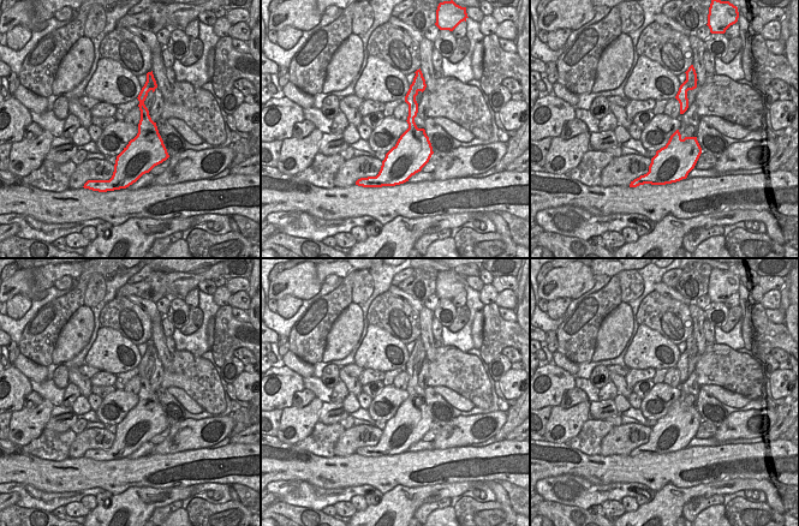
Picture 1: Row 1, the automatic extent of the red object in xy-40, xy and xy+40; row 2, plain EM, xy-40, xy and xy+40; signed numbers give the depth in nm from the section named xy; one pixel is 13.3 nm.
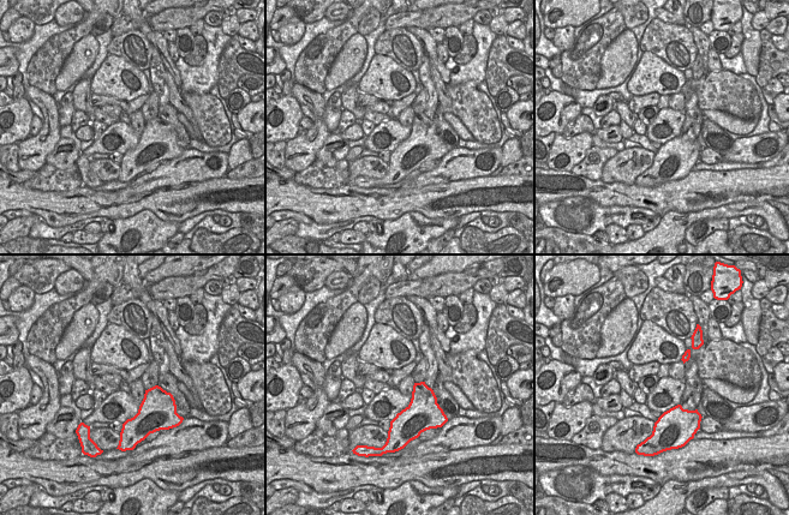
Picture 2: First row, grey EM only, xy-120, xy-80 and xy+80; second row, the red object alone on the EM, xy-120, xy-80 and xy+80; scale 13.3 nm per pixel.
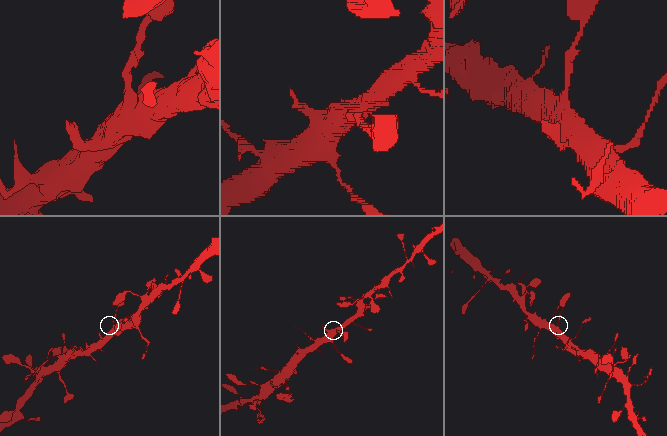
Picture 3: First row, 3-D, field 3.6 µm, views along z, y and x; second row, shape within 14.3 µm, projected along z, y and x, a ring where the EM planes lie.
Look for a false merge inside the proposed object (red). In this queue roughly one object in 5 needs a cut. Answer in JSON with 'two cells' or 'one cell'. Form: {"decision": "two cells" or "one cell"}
{"decision": "one cell"}

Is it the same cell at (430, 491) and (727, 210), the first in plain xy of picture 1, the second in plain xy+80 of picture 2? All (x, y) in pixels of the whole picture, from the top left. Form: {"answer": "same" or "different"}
{"answer": "same"}

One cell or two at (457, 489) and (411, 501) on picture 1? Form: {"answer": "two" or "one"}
{"answer": "one"}

